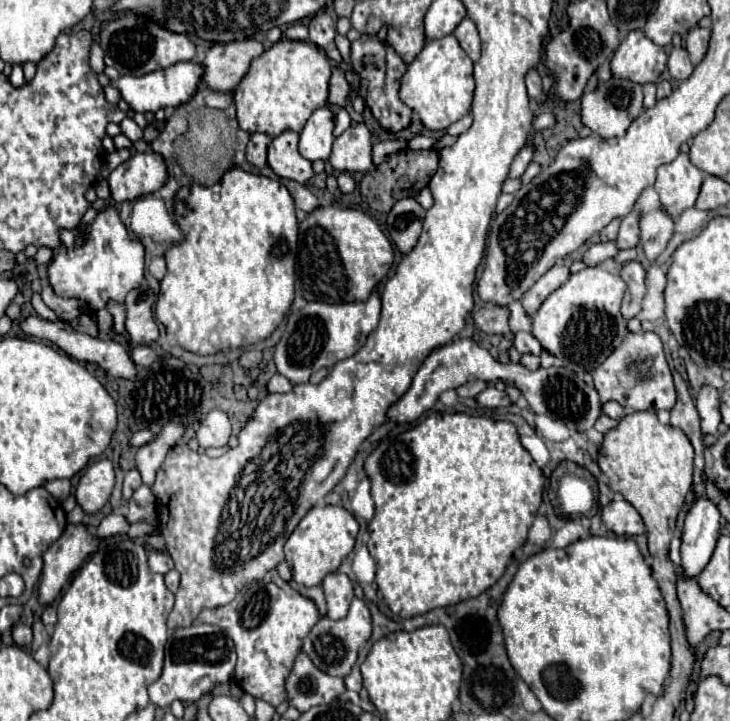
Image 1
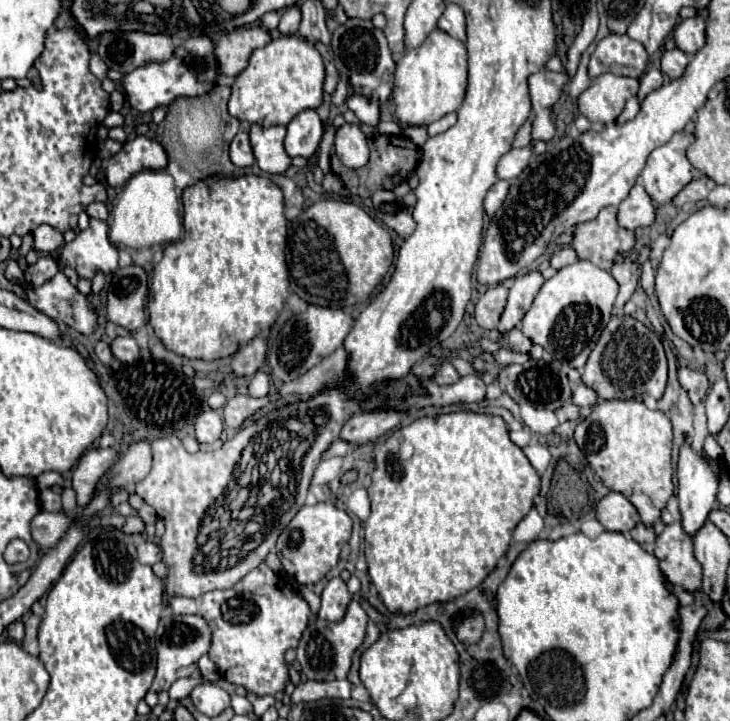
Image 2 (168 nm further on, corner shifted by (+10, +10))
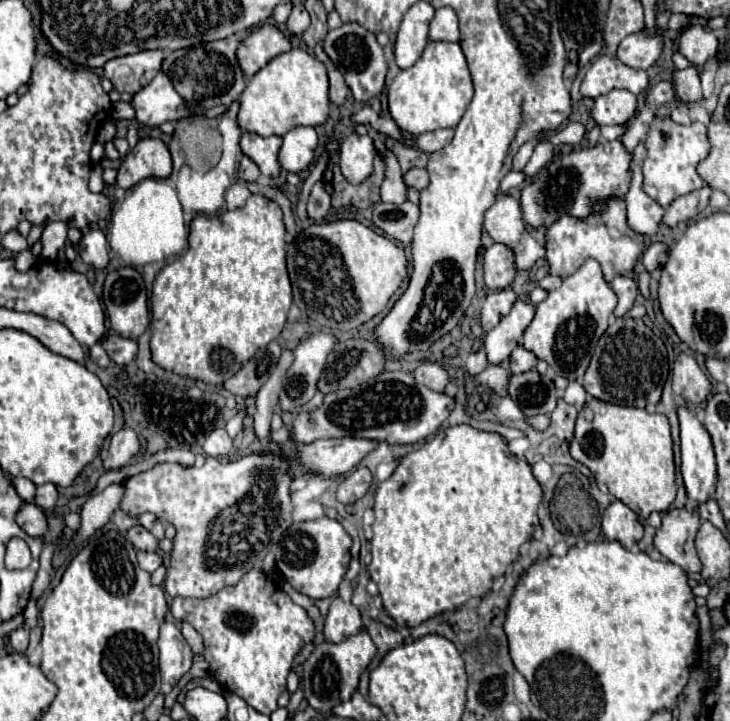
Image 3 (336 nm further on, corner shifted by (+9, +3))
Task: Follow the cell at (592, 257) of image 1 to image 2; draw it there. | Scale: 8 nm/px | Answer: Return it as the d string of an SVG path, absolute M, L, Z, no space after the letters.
M561 248L561 250L557 250L553 256L551 256L551 268L555 268L555 270L561 270L563 266L569 266L569 264L573 264L577 260L577 254L575 254L575 250L571 250L571 248Z

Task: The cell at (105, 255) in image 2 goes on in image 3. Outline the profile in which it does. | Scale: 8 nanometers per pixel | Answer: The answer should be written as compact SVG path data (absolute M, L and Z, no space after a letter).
M102 229L88 231L78 243L78 253L86 265L94 269L106 269L106 265L110 263L110 255L108 255L108 241L104 231Z

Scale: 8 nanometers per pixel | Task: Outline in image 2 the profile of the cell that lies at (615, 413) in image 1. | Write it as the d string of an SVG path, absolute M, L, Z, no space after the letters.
M583 382L577 384L577 388L573 390L573 396L571 396L571 402L579 408L591 408L597 400L599 400L597 394L591 388L587 388Z

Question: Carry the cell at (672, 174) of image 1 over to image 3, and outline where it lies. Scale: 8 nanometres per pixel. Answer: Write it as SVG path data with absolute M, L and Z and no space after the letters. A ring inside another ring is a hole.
M656 117L650 125L648 139L646 139L646 159L642 163L644 173L644 191L664 209L680 195L686 195L694 189L700 189L704 181L696 173L696 165L704 159L710 151L710 143L706 137L706 127L702 123L692 125L678 125L670 117ZM664 133L668 137L664 137Z

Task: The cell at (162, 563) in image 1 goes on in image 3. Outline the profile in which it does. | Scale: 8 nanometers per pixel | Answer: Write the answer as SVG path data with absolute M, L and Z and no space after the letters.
M138 551L138 565L144 571L152 573L152 571L156 571L162 565L162 557L156 551Z

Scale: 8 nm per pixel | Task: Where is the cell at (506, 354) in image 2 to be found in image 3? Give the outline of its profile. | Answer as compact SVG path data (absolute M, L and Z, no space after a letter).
M488 365L480 375L474 377L474 383L488 387L492 391L500 391L508 383L508 369L506 365Z

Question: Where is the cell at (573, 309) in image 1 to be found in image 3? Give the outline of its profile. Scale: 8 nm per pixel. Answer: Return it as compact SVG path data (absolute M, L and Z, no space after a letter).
M588 259L580 271L564 279L564 283L550 291L548 297L536 307L532 323L524 331L524 347L538 359L544 359L558 375L580 381L586 373L594 347L608 327L608 319L616 307L616 293L604 281L600 265Z

